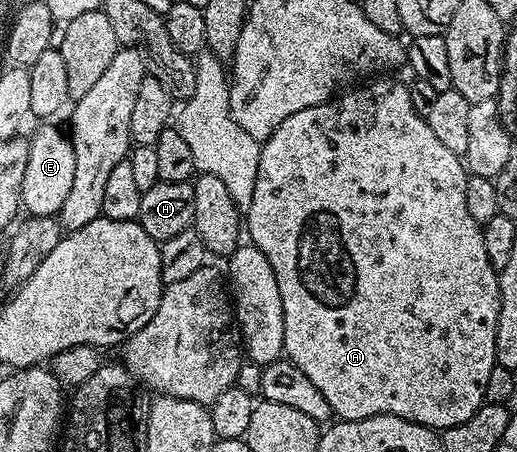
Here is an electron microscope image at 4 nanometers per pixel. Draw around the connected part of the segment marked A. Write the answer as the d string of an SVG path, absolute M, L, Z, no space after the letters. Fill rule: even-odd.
M393 77L374 78L364 85L354 86L344 93L338 94L336 97L327 100L326 103L320 103L311 109L303 109L292 117L287 117L287 121L283 121L283 125L279 125L279 129L275 129L275 133L271 133L271 137L261 143L259 173L255 177L255 197L251 197L251 205L247 208L243 223L247 228L248 238L249 235L253 238L250 239L252 246L260 249L263 257L267 257L267 261L271 261L271 269L275 269L275 281L279 281L279 297L283 297L284 354L290 363L294 363L315 384L319 389L319 393L323 393L323 397L327 397L327 405L331 405L333 415L341 421L366 419L376 415L394 415L424 427L444 429L455 425L463 425L463 421L467 421L467 417L471 417L485 402L487 381L491 377L491 369L497 366L495 333L499 325L499 309L501 308L501 280L499 272L494 269L490 258L487 257L487 249L483 246L482 224L477 223L475 217L471 217L471 213L467 210L467 181L469 175L462 156L451 153L451 149L445 148L435 138L435 133L431 133L431 125L427 125L425 117L417 112L415 105L411 105L411 93L408 86L404 82L402 84L396 83L395 80L389 78Z

